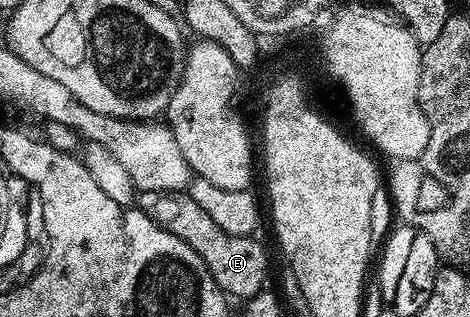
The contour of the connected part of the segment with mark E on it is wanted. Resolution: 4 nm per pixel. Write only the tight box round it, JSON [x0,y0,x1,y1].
[136,191,270,299]

